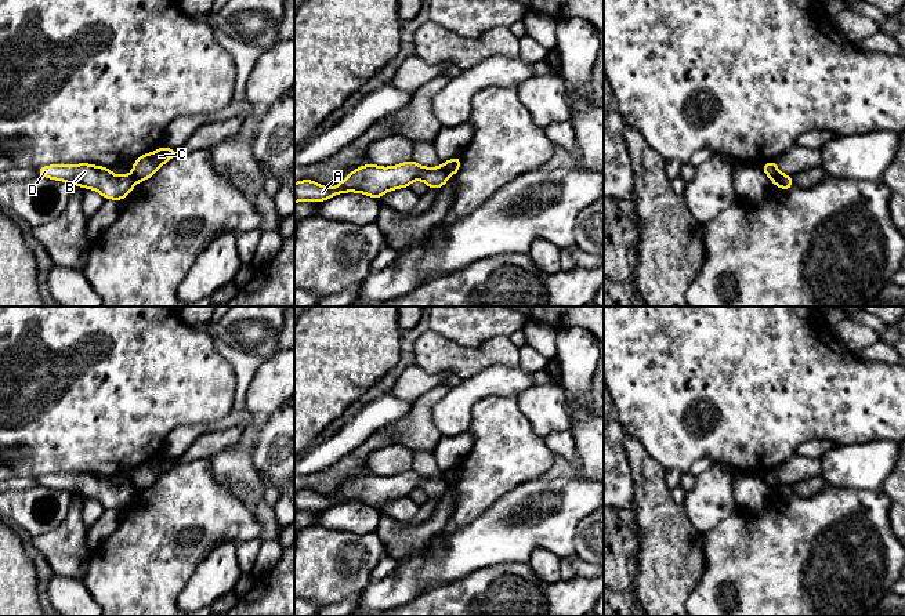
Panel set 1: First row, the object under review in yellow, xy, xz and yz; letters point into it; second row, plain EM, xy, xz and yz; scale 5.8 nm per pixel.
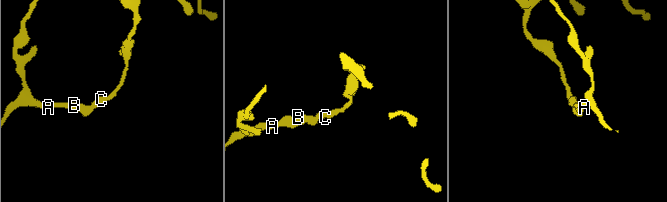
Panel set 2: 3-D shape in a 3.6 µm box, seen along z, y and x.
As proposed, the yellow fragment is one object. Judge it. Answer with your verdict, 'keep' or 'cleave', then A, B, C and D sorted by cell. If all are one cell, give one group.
cleave; A B D / C

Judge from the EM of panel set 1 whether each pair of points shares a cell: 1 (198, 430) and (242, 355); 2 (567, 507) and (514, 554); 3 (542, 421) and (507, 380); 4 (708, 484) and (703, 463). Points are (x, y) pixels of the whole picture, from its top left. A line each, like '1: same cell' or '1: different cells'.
1: same cell
2: same cell
3: different cells
4: different cells

